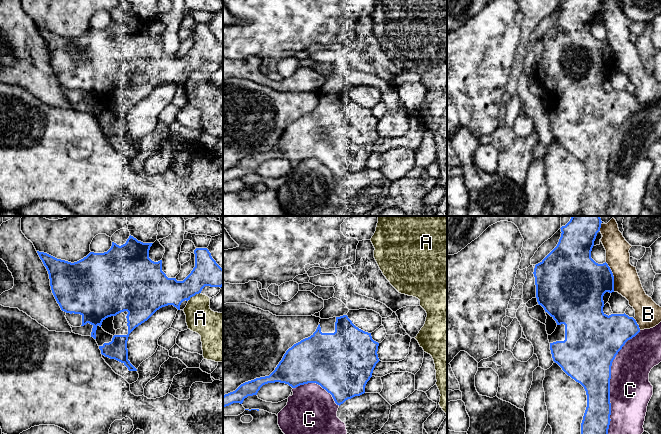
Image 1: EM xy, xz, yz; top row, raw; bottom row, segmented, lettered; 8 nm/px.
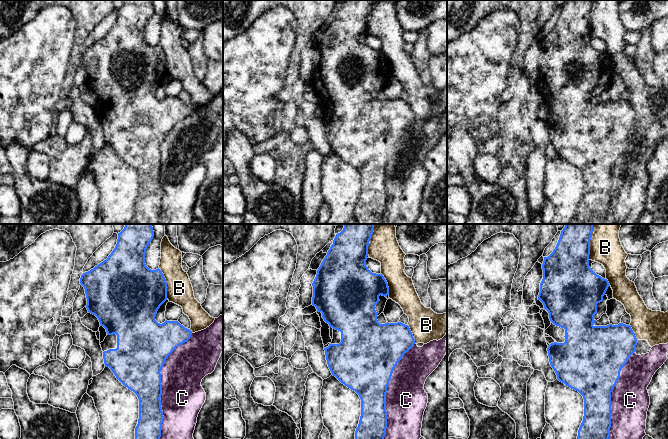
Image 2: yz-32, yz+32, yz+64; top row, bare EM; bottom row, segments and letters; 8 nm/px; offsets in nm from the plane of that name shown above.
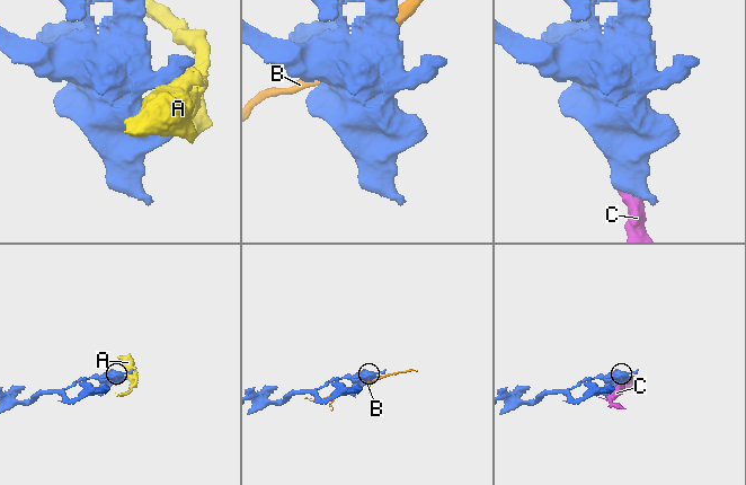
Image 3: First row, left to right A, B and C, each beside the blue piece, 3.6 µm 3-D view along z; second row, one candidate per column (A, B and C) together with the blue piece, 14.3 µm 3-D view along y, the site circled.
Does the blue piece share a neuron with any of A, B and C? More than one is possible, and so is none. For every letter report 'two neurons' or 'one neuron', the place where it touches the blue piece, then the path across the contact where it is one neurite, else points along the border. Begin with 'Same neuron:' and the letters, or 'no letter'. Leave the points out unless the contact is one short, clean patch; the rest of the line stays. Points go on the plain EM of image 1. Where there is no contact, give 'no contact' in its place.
Same neuron: no letter
A: two neurons; contact xy (194, 71); border xy (200, 68), (193, 71), (189, 76)
B: two neurons; contact yz (613, 53)
C: two neurons; contact yz (609, 160)

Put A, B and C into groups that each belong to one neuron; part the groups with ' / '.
A / B / C

